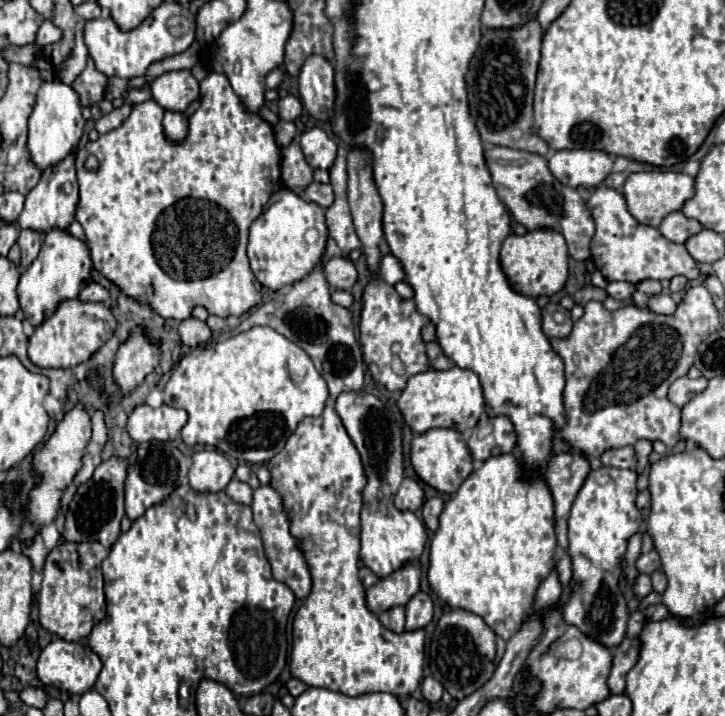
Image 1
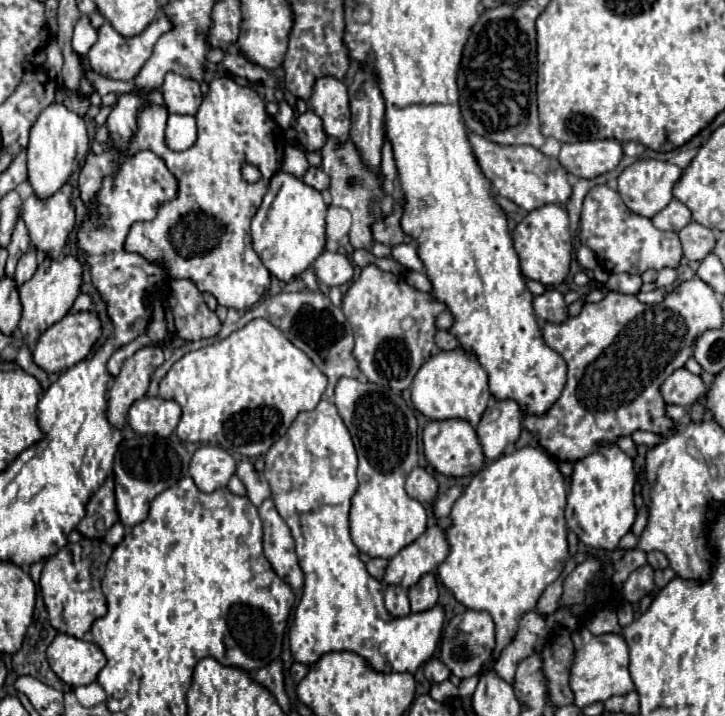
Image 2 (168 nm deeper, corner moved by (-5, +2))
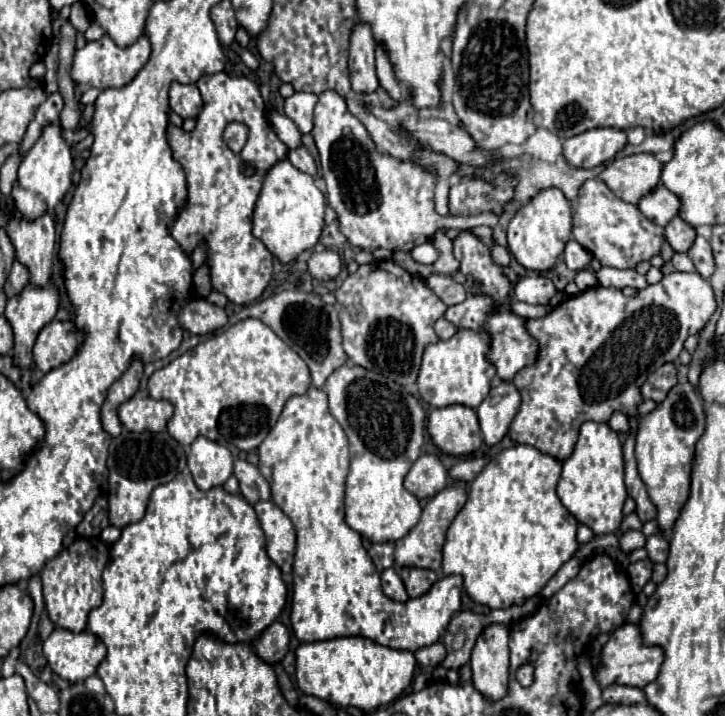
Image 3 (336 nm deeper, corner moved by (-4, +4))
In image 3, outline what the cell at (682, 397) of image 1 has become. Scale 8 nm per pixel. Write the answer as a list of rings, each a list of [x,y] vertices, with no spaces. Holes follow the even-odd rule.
[[[663,364],[657,368],[649,378],[647,384],[643,384],[643,396],[651,398],[655,402],[663,402],[669,394],[669,390],[679,382],[677,378],[677,366],[675,364]]]

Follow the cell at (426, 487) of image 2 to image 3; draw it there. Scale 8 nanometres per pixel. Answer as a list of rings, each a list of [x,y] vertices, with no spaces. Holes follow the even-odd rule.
[[[421,454],[405,476],[405,488],[419,500],[427,500],[447,486],[447,472],[437,456]]]

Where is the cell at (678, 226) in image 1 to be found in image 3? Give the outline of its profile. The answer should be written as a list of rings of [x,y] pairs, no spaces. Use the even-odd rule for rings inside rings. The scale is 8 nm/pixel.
[[[659,184],[651,194],[641,198],[639,202],[639,210],[659,226],[667,226],[679,214],[679,208],[679,198],[667,188],[663,188],[663,184]]]

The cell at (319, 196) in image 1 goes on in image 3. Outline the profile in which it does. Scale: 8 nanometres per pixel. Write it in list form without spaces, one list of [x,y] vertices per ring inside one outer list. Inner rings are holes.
[[[301,146],[301,148],[297,148],[297,150],[291,150],[291,152],[289,152],[289,162],[291,162],[297,170],[301,170],[301,172],[313,176],[313,178],[317,178],[317,164],[315,164],[313,156],[309,154],[309,150],[307,150],[305,146]]]

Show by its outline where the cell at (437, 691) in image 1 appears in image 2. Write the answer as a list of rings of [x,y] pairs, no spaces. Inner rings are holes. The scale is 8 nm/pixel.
[[[428,660],[424,664],[424,676],[430,680],[430,682],[444,682],[448,680],[450,676],[450,670],[444,666],[444,662],[440,660]]]

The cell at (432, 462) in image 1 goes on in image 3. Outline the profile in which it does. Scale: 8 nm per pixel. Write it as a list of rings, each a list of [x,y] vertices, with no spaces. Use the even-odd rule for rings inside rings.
[[[459,404],[435,408],[427,420],[427,432],[433,444],[451,456],[475,454],[483,444],[477,412]]]

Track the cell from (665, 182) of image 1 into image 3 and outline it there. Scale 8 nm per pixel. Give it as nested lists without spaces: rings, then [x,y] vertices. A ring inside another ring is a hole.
[[[635,154],[609,164],[599,178],[621,200],[637,204],[643,196],[651,194],[659,186],[661,172],[663,164],[653,154]]]

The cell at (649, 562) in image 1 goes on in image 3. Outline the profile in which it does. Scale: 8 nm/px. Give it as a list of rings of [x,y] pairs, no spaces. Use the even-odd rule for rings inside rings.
[[[653,534],[647,538],[645,550],[649,552],[651,562],[665,562],[669,556],[669,540],[659,536],[659,534]]]

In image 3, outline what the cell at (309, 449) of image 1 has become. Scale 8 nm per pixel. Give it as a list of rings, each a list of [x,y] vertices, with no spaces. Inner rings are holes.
[[[309,388],[305,394],[301,396],[293,396],[287,400],[275,428],[269,432],[267,440],[263,440],[263,444],[259,446],[259,470],[263,472],[263,476],[267,478],[267,482],[271,484],[271,498],[273,502],[291,518],[293,526],[295,526],[295,532],[297,532],[297,552],[295,552],[295,562],[293,562],[293,612],[291,612],[291,626],[293,626],[293,632],[295,636],[299,638],[299,642],[321,642],[321,640],[329,640],[329,638],[339,638],[339,636],[361,636],[361,638],[369,638],[381,646],[387,646],[387,648],[393,648],[393,650],[407,650],[407,652],[417,652],[419,648],[423,646],[431,646],[435,642],[439,642],[439,638],[443,636],[451,616],[455,612],[459,612],[461,608],[461,576],[445,576],[441,580],[437,580],[431,590],[419,598],[409,598],[405,604],[399,604],[395,600],[389,600],[383,590],[381,590],[381,582],[379,582],[379,574],[375,572],[375,566],[371,564],[371,560],[367,558],[369,554],[365,552],[365,548],[361,546],[361,536],[351,530],[345,520],[343,520],[343,498],[345,498],[345,480],[347,480],[347,474],[349,474],[349,440],[341,428],[341,424],[331,416],[329,412],[329,406],[327,406],[327,394],[319,388]],[[389,606],[395,606],[397,612],[393,610],[393,614],[385,612],[385,608]]]

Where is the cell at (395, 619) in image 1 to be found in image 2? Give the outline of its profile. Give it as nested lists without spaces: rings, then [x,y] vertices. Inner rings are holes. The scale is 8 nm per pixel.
[[[386,586],[384,604],[392,616],[408,616],[410,614],[408,594],[402,586]]]

